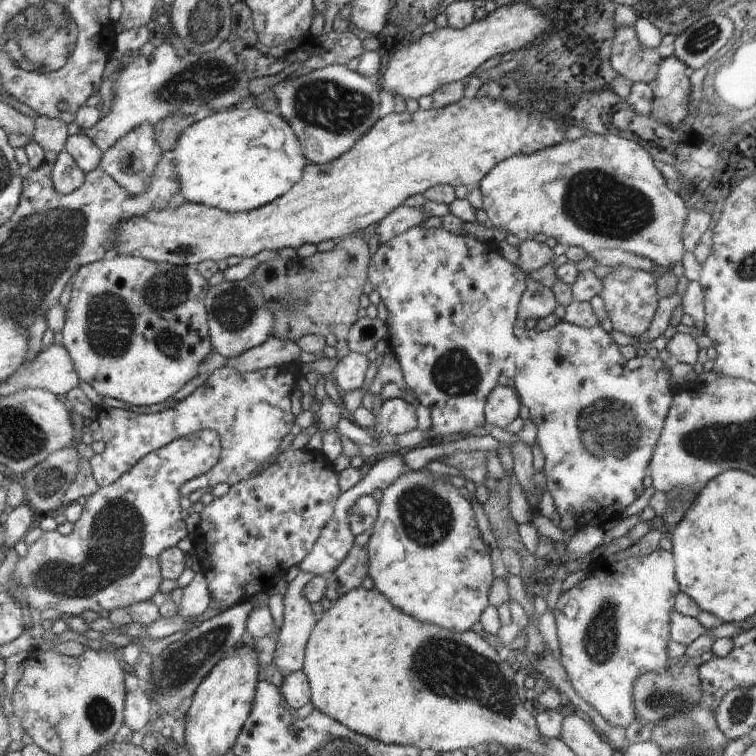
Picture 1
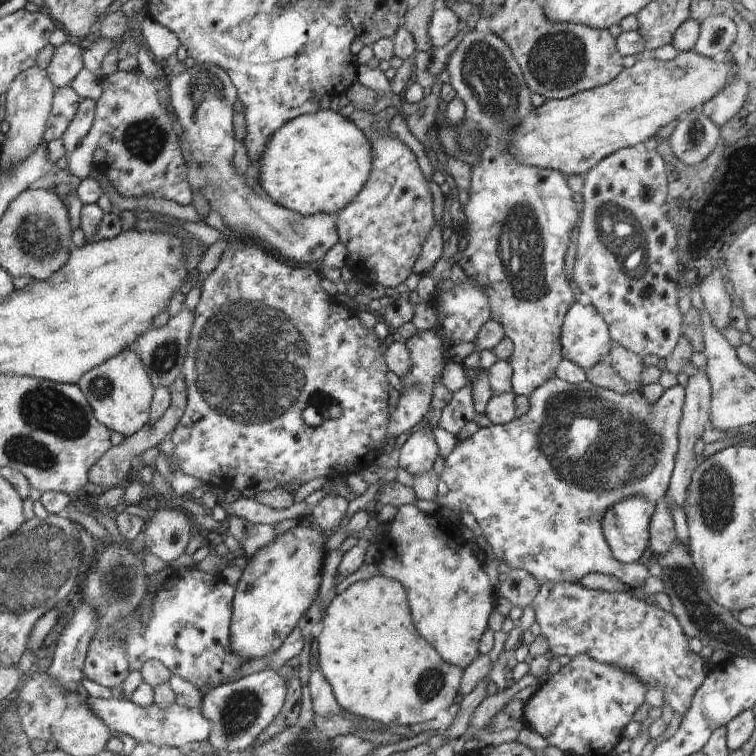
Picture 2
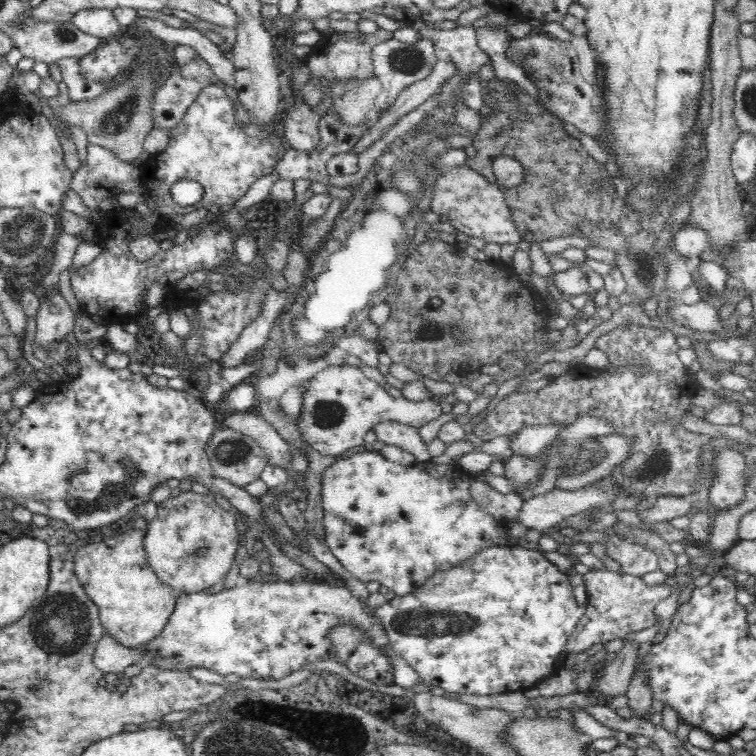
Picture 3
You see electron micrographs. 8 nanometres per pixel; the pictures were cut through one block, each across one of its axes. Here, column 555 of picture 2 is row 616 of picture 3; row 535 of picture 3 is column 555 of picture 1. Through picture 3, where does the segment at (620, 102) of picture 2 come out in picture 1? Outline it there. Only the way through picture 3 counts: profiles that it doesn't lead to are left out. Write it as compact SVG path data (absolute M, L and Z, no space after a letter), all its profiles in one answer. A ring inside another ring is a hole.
M484 96L481 98L462 98L454 104L448 106L434 109L433 107L425 110L418 109L416 112L392 112L387 114L384 118L381 118L372 126L372 130L369 130L352 146L352 150L348 150L346 154L342 154L340 158L332 160L332 162L326 162L326 164L314 164L308 163L308 166L304 166L304 172L302 173L302 178L300 182L297 182L286 192L286 194L280 195L280 198L265 204L264 206L249 210L249 211L240 211L240 212L226 212L220 210L220 208L206 206L198 203L186 202L178 208L164 208L164 210L158 210L158 208L152 208L148 214L142 214L140 218L128 218L128 222L124 222L124 226L120 224L120 230L116 230L116 238L114 238L114 246L120 248L120 253L124 255L131 255L144 260L150 260L152 262L166 262L178 266L193 266L196 267L199 262L203 260L214 260L214 262L220 262L224 258L230 256L236 256L238 258L250 258L256 256L259 252L262 251L277 251L282 250L282 248L300 248L306 244L317 245L320 242L326 240L337 241L345 236L354 235L357 233L362 233L370 228L376 226L383 218L386 218L390 212L394 212L396 208L402 207L404 202L412 196L421 194L423 195L426 190L434 188L434 186L446 185L453 186L454 188L458 186L467 186L470 184L476 184L480 182L489 170L492 170L496 164L510 158L512 156L520 154L532 154L538 152L539 150L557 146L561 144L564 137L564 132L568 128L562 128L562 124L558 120L550 120L550 115L543 114L538 110L532 109L532 104L527 104L527 106L517 106L514 107L512 104L508 104L506 100L500 100L497 98L492 98L489 96Z

